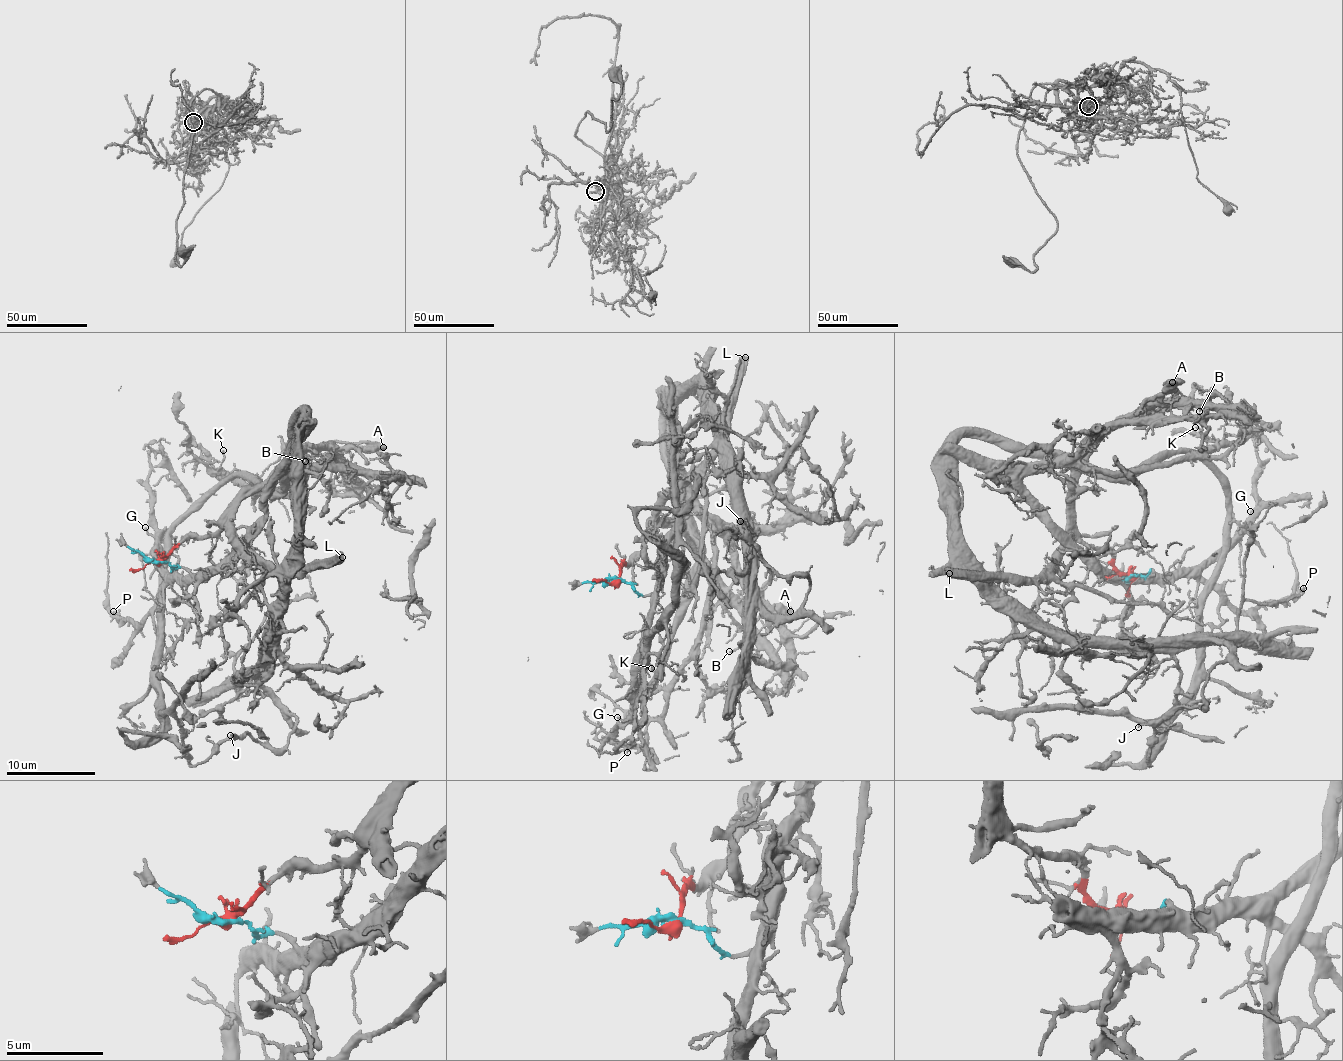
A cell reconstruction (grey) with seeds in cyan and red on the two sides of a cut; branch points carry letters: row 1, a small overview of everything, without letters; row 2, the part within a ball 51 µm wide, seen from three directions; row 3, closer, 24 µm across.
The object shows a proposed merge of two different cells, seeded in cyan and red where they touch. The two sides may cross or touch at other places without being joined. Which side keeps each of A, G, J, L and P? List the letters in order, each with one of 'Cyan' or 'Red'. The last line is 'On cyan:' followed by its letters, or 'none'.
A: Red
G: Cyan
J: Cyan
L: Red
P: Cyan
On cyan: G, J, P

